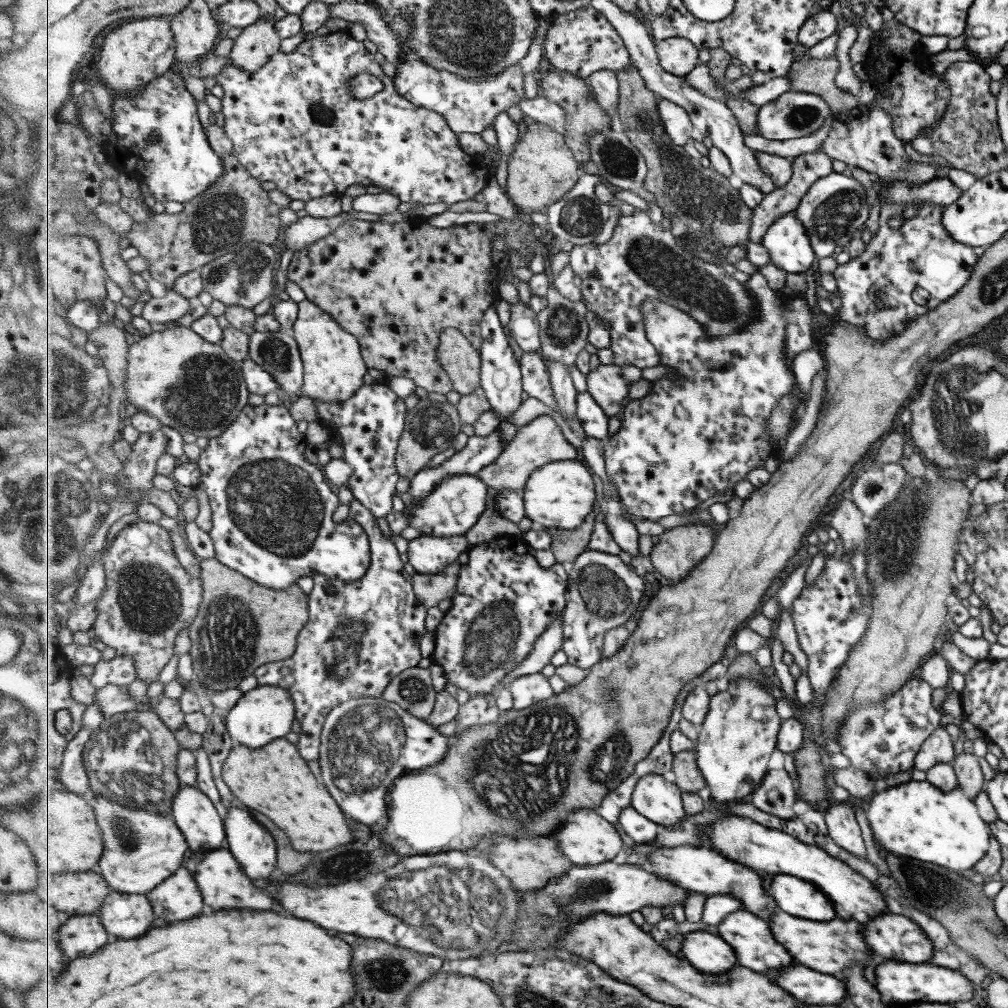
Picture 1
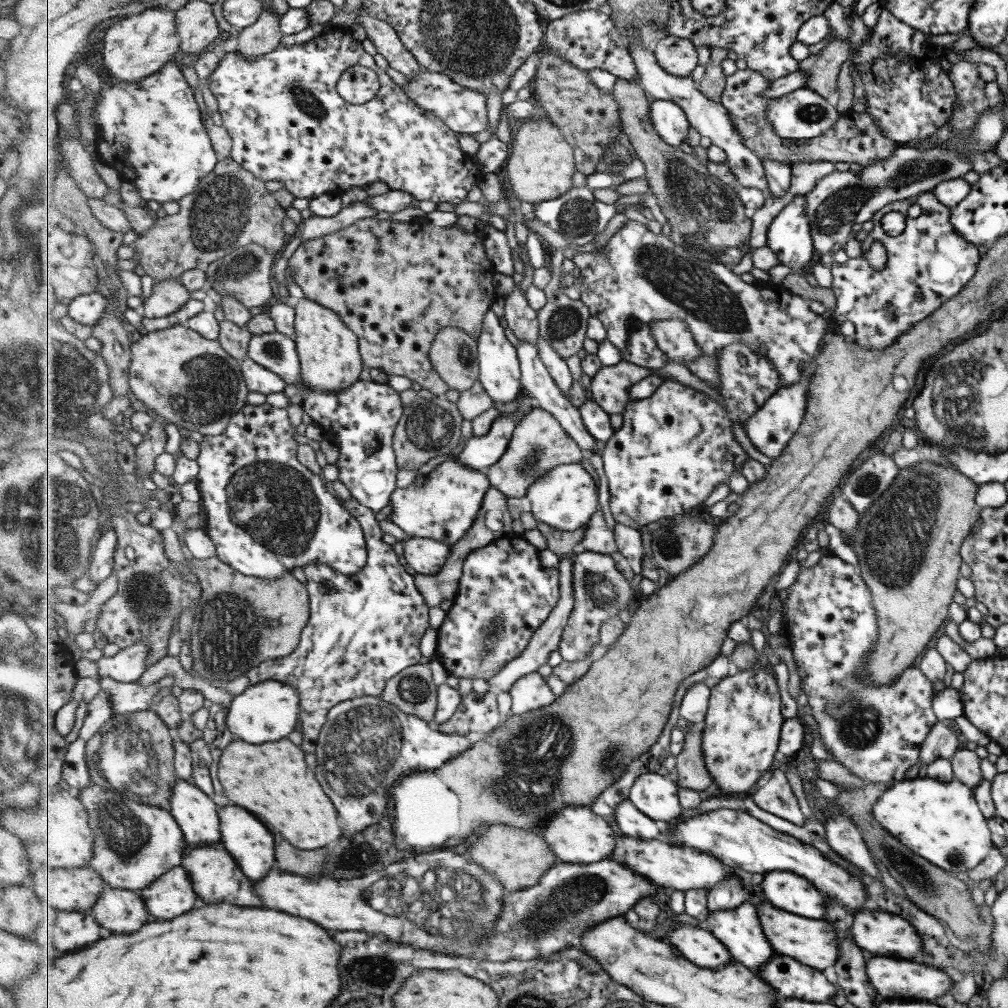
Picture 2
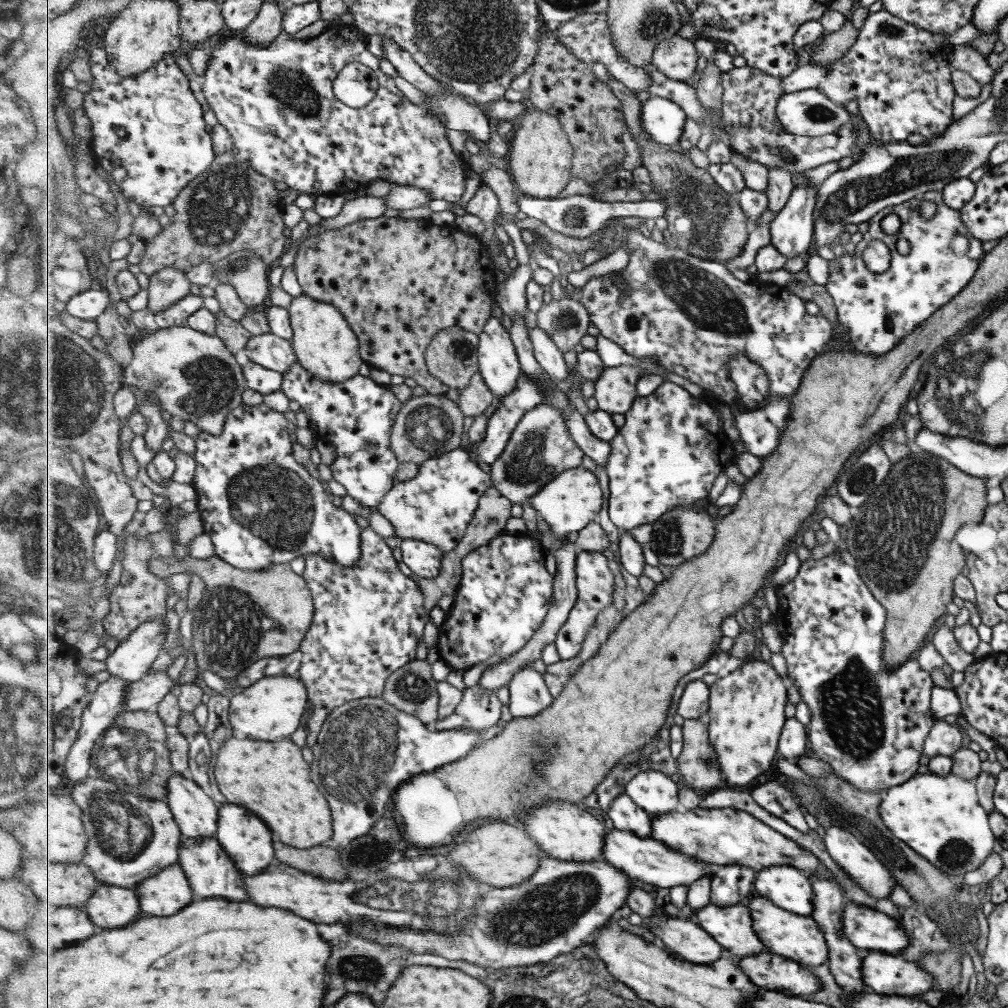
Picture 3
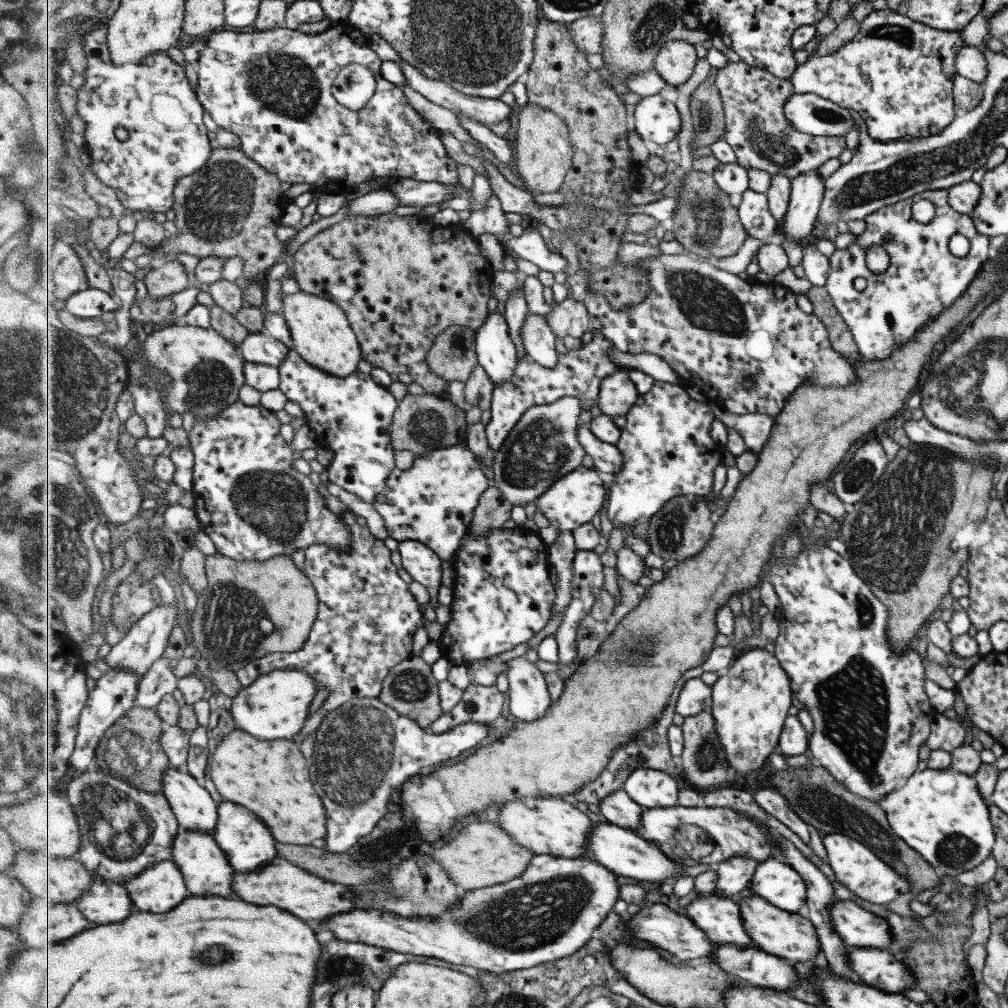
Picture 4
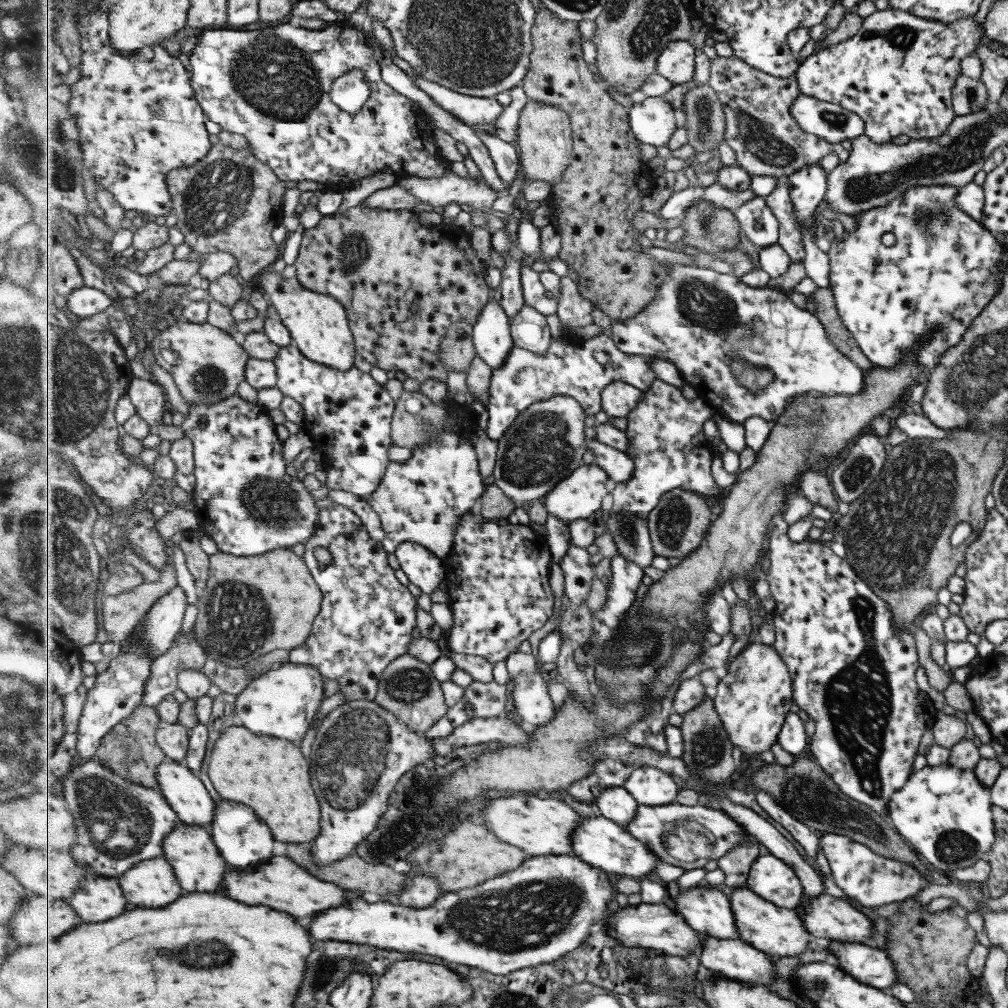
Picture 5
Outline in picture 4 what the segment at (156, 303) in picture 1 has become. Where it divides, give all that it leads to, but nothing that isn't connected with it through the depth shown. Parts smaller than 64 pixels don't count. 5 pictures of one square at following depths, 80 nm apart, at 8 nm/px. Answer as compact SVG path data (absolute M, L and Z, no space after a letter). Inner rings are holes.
M180 261L166 262L161 268L147 272L144 282L151 298L165 298L187 288L185 266Z

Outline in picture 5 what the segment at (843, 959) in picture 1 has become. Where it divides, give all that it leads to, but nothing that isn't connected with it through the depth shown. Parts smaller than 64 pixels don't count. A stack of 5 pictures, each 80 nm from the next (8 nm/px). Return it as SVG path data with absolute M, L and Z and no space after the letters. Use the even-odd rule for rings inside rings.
M747 886L729 890L729 897L732 901L732 908L735 909L740 938L745 942L774 958L799 956L805 950L811 933L807 931L798 910L783 908L773 901L765 900L765 897L759 896Z

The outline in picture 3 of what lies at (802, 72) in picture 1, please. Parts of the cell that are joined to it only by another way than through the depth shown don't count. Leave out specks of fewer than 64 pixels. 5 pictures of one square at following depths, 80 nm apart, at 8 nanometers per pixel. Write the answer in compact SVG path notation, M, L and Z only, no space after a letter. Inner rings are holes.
M845 21L837 32L828 33L813 46L807 64L829 68L831 64L835 64L835 60L839 62L847 54L846 50L855 42L857 34L858 30L855 30L850 22Z

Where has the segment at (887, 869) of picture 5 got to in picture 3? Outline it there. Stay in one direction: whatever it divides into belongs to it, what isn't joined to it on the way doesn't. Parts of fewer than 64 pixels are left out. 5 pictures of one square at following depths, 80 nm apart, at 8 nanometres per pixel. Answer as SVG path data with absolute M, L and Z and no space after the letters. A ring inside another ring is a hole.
M830 826L820 831L822 843L825 852L833 859L833 862L840 866L840 869L850 876L855 884L864 890L869 896L873 898L888 898L893 890L896 881L889 874L889 871L865 848L861 841L857 840L852 834L838 826Z

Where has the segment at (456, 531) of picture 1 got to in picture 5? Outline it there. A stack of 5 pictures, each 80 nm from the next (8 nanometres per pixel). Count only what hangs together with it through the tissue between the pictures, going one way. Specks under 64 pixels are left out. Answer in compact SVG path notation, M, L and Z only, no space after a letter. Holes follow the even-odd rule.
M426 380L421 383L420 391L428 396L434 404L442 406L448 411L450 419L444 428L444 433L439 440L419 445L416 449L411 450L411 458L404 463L394 461L389 463L388 472L381 482L380 488L377 488L375 494L366 496L365 500L381 517L387 539L395 544L418 543L424 545L437 557L445 559L453 554L453 548L456 547L456 524L461 522L461 516L478 509L487 485L485 485L485 478L481 475L480 459L471 438L472 430L478 428L477 421L472 424L473 418L467 413L468 407L459 405L449 398L447 384L442 380Z

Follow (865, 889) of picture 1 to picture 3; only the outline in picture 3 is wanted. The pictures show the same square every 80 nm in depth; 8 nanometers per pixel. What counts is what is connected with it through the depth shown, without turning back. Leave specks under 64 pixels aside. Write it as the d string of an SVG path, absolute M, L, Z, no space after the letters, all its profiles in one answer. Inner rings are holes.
M697 807L696 809L679 808L669 814L655 815L652 818L652 837L655 840L664 842L671 850L678 850L683 854L688 854L693 858L704 860L713 866L726 864L740 864L754 868L757 872L766 869L768 866L793 865L795 868L801 869L807 876L811 873L817 873L822 880L827 879L833 881L839 888L839 884L835 882L834 876L822 868L818 864L818 860L804 848L799 847L798 842L794 842L790 838L783 836L755 815L749 814L744 810L737 810L733 807Z

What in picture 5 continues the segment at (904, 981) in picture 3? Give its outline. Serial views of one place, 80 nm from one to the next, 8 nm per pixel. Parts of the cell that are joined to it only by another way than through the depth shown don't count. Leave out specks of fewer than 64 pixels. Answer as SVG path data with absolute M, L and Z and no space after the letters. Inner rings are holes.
M831 941L829 958L860 984L888 992L897 982L897 973L883 949L858 942Z

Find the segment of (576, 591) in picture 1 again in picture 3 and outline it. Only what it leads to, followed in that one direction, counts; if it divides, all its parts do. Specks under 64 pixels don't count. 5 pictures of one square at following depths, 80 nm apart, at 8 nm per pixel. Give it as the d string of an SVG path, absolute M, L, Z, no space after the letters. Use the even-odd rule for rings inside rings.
M579 551L576 560L577 582L578 586L578 599L575 603L575 608L567 620L561 631L559 631L556 645L563 660L575 659L580 655L581 649L587 640L589 630L595 628L597 620L600 619L601 612L605 612L611 608L613 602L613 572L607 564L607 558L601 552L595 551Z

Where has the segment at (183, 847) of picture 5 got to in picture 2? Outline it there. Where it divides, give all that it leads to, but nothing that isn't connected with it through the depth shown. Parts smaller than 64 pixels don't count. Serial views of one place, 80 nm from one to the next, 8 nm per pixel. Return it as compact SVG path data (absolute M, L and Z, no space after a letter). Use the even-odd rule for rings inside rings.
M223 842L211 843L210 845L189 846L184 850L183 866L188 869L190 876L193 876L193 884L197 888L197 894L209 902L209 904L217 904L221 902L229 902L229 904L239 904L239 906L263 906L261 898L255 892L255 882L249 880L239 864L235 862L235 858L225 850Z

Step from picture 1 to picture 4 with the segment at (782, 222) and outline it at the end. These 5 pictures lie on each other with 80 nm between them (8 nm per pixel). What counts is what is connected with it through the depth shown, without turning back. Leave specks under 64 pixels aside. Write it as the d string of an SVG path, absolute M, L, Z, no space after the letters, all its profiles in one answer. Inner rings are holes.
M807 171L792 179L792 193L784 226L778 227L776 240L791 239L805 244L809 232L814 231L824 184L815 171Z

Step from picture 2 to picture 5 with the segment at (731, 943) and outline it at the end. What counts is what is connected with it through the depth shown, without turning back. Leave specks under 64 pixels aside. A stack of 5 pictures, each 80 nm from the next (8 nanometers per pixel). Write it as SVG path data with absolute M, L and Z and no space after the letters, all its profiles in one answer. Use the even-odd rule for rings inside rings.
M693 887L676 896L677 912L704 936L741 939L729 891L722 887Z

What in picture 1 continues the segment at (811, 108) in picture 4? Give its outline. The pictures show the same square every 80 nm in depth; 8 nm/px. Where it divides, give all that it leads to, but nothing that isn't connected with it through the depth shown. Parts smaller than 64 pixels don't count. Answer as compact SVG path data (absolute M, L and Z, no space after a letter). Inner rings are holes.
M791 90L779 99L760 107L759 135L768 140L790 140L799 136L809 136L819 130L825 119L832 114L828 104L820 96Z

